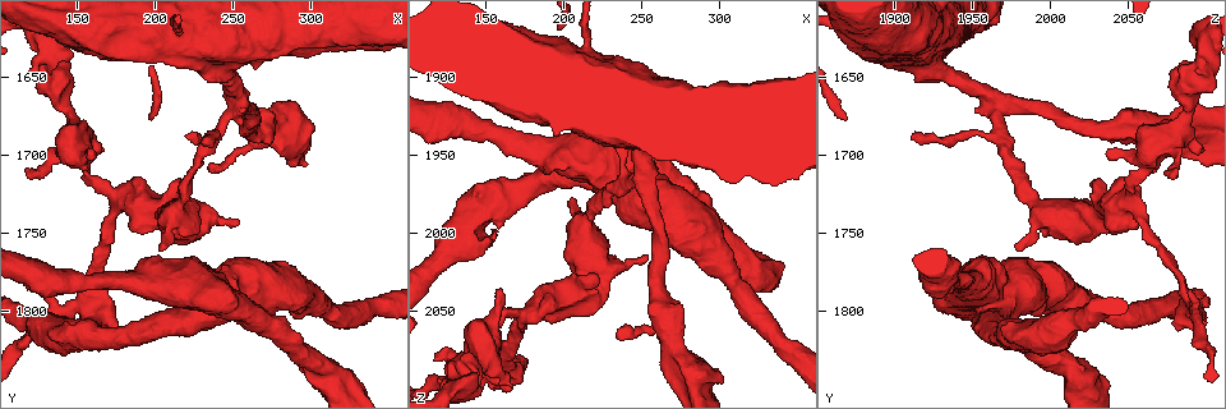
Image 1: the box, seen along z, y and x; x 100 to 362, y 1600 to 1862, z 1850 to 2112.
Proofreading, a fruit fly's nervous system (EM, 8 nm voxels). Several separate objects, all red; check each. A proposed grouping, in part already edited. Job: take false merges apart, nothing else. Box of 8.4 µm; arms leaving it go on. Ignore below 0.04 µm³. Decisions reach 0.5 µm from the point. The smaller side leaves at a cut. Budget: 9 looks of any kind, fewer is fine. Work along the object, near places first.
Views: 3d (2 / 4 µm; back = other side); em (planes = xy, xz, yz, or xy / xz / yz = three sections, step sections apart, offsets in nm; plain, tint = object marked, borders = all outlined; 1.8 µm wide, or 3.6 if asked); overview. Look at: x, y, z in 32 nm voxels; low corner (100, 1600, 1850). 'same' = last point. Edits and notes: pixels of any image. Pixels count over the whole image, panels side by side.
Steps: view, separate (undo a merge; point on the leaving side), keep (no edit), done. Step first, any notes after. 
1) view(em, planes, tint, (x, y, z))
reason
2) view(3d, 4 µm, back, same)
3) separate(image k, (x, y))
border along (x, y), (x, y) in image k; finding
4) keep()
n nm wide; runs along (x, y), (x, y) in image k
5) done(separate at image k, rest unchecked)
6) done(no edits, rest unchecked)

view(em, planes, plain, (136, 1656, 2088))
a fork

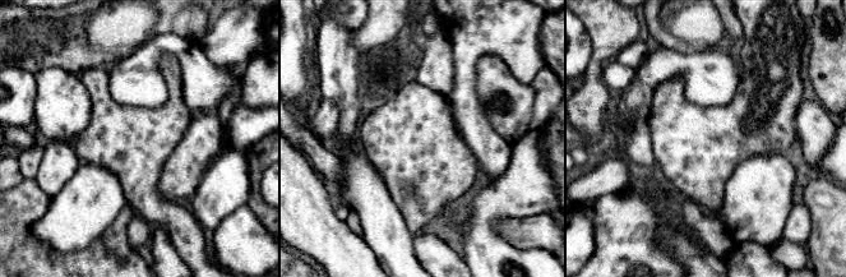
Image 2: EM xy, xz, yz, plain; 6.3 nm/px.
view(em, planes, tint, same)

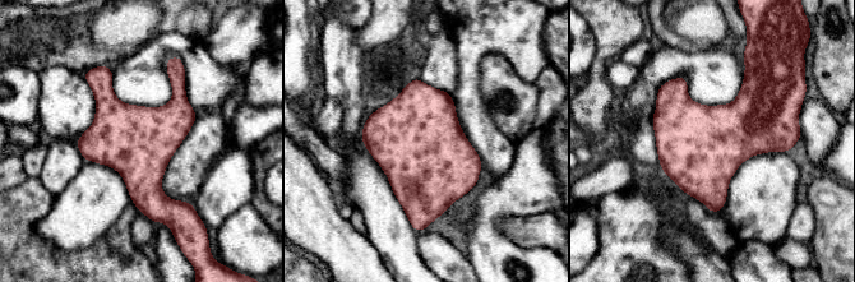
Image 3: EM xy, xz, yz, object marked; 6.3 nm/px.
keep()
460 nm wide; continuous, no second neuron

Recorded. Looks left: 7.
view(em, planes, tint, (252, 1668, 1966))
two arms in line, one across

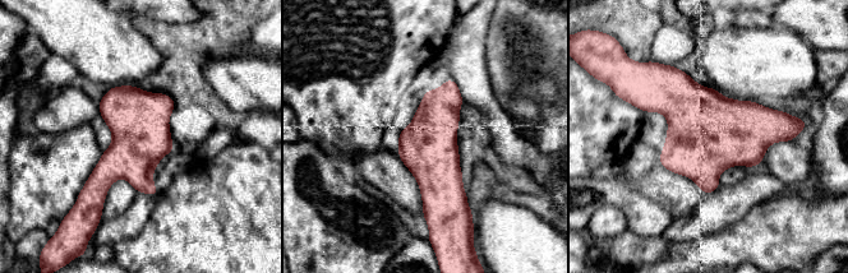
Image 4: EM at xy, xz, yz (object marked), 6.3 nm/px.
keep()
all the same neuron

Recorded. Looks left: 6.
view(em, planes, tint, (156, 1788, 2084))
thick turns thin

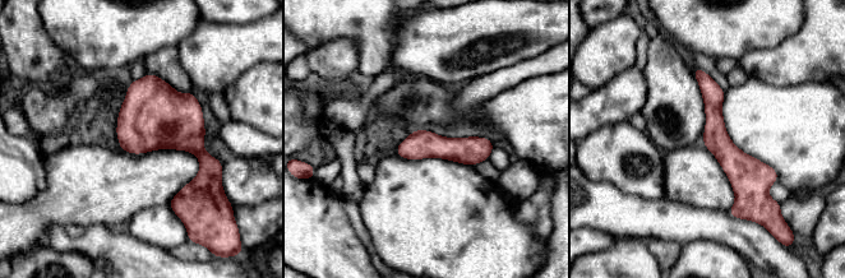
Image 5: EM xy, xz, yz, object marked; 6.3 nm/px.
keep()
runs along (696, 72), (739, 211) in image 5; one neuron here

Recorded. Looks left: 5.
view(em, planes, tint, (300, 1792, 2018))

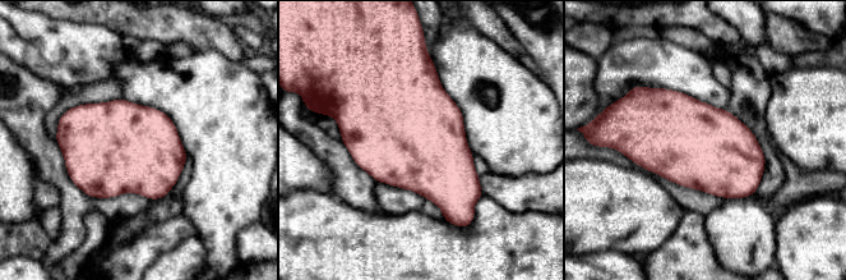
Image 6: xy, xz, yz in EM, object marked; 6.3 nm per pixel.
keep()
550 nm wide; one neuron here

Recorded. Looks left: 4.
done(no edits, rest unchecked)

